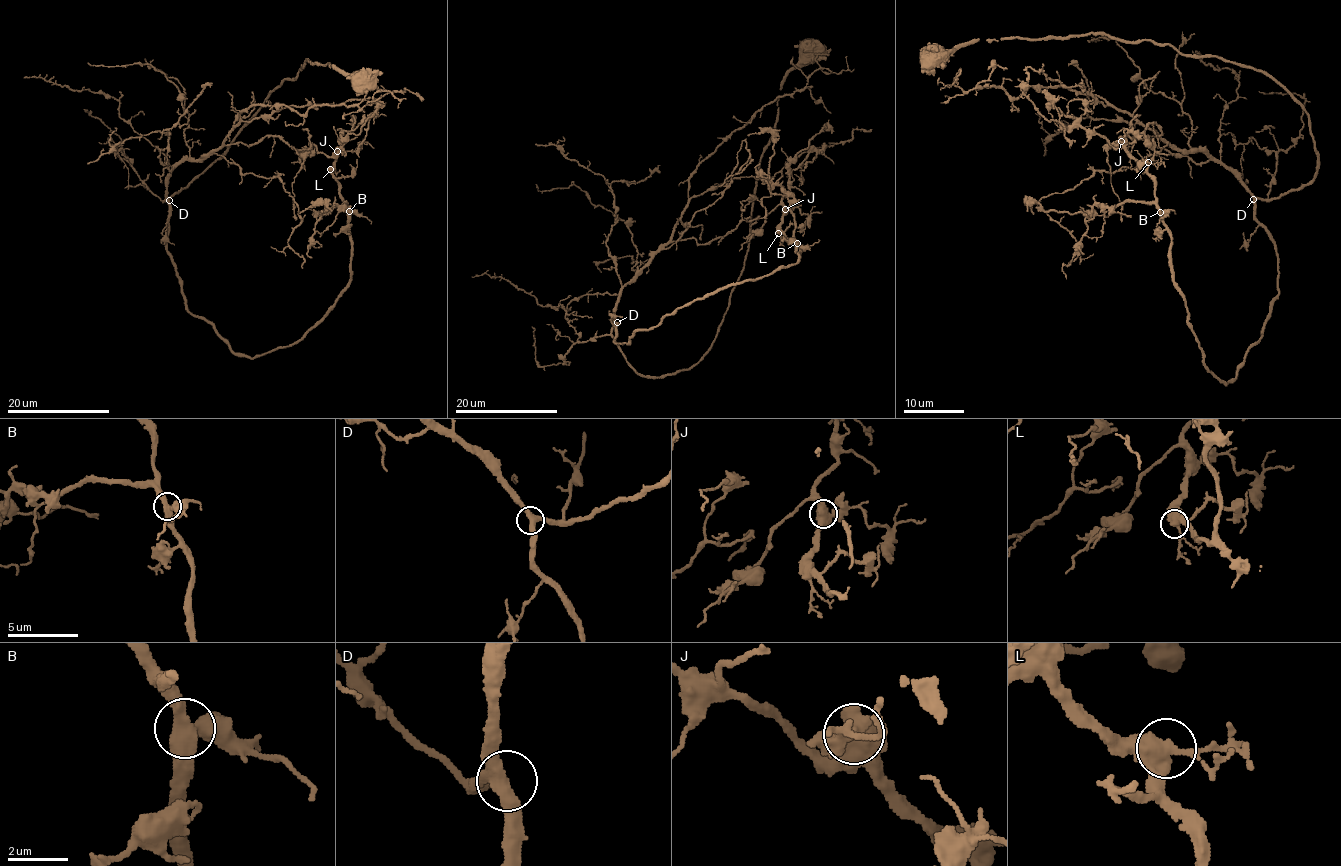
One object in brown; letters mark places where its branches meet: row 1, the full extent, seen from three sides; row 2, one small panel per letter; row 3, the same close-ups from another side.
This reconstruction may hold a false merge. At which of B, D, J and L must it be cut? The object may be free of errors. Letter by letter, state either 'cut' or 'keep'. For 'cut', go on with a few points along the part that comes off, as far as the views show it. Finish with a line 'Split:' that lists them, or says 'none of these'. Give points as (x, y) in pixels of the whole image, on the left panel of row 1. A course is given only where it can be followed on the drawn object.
B: keep
D: keep
J: keep
L: keep
Split: none of these

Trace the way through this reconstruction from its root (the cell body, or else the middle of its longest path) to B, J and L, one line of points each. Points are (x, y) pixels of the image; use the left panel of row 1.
B: (361, 82), (306, 60), (164, 200), (187, 308), (249, 358), (296, 344), (351, 278), (349, 212)
J: (361, 82), (306, 60), (164, 200), (187, 308), (235, 353), (296, 344), (351, 278), (337, 151)
L: (361, 82), (306, 60), (164, 200), (187, 308), (235, 353), (296, 344), (351, 278), (349, 212), (330, 169)

